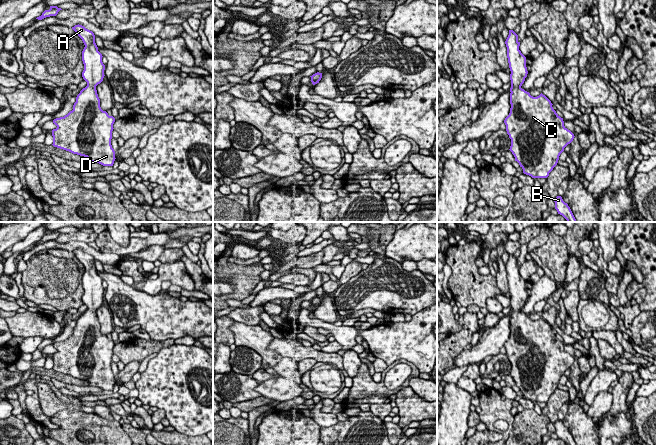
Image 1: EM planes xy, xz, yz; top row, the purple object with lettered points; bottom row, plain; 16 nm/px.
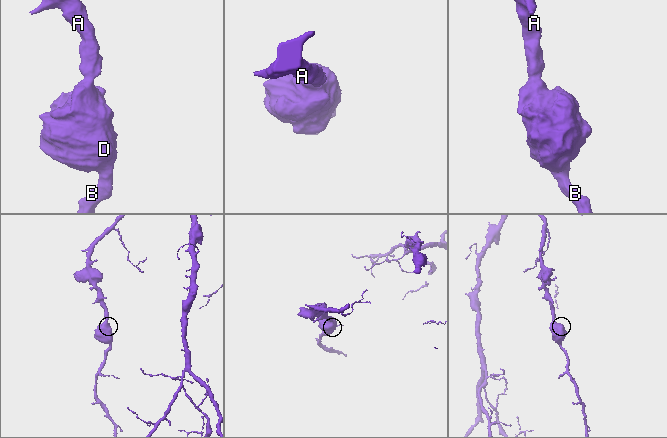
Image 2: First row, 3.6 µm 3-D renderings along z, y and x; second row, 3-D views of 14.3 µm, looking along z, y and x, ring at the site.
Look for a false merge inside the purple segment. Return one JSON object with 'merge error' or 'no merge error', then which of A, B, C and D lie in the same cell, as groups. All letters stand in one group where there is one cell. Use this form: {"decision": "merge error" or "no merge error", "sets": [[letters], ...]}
{"decision": "no merge error", "sets": [["A", "B", "C", "D"]]}

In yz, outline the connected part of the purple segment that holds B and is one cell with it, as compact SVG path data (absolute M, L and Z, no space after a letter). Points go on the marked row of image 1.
M557 196L554 199L555 202L555 209L557 210L558 214L562 215L567 222L576 222L576 219L568 206L567 203L565 203L561 196Z

